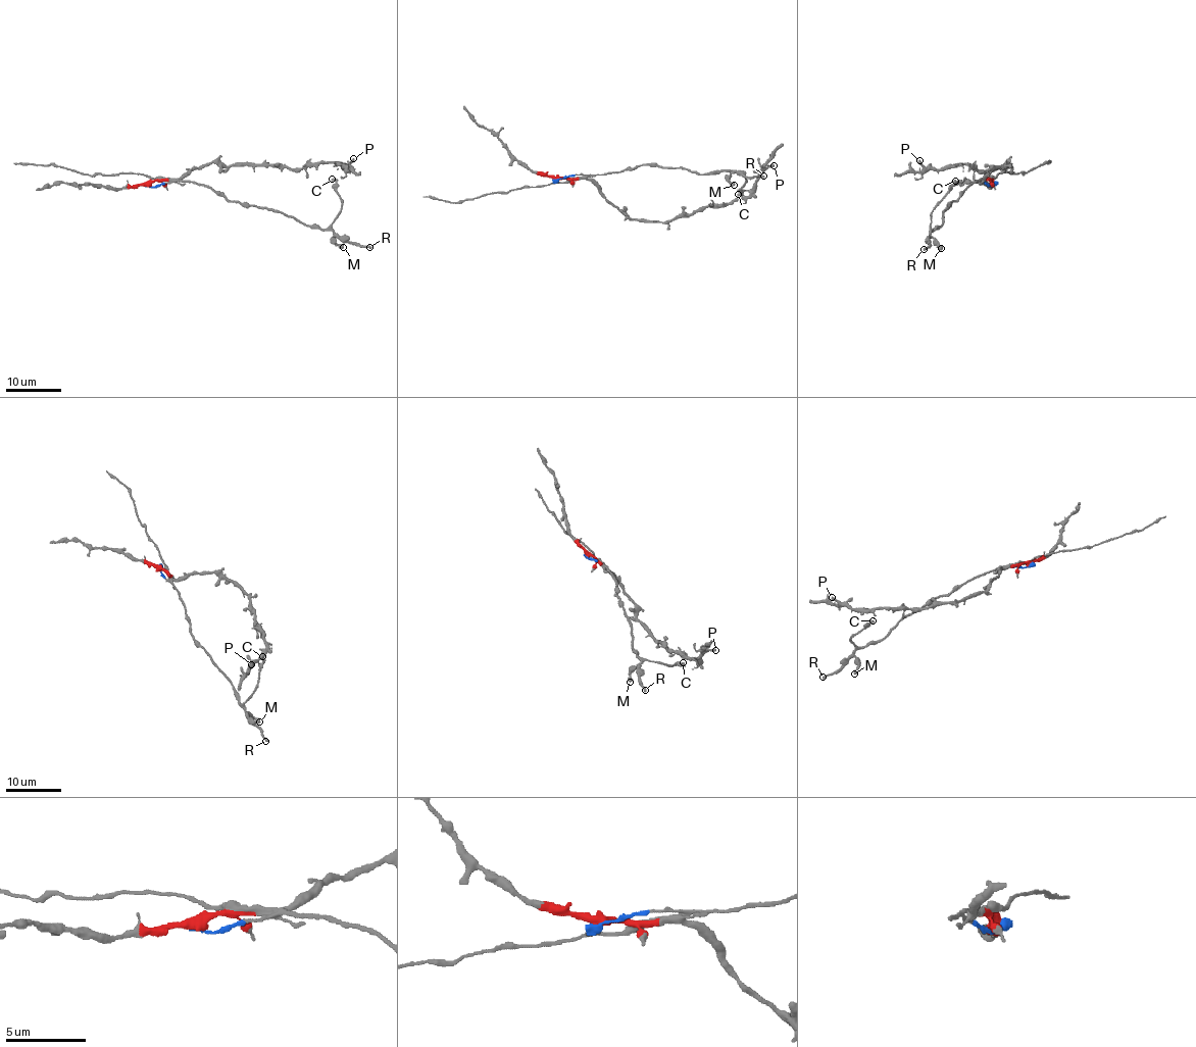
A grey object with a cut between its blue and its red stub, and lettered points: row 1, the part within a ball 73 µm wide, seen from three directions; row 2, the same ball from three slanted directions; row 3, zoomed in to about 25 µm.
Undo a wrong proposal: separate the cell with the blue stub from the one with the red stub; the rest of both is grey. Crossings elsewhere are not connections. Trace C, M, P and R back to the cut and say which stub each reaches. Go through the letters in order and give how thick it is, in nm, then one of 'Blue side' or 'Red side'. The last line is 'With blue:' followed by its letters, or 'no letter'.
C: Thickness 400 nm. Blue side
M: Thickness 480 nm. Blue side
P: Thickness 360 nm. Red side
R: Thickness 300 nm. Blue side
With blue: C, M, R

